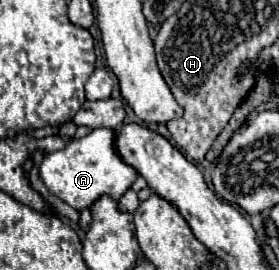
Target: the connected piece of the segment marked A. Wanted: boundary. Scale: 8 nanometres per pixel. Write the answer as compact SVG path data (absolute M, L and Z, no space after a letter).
M93 129L83 139L71 139L61 151L47 153L39 165L39 177L61 201L71 205L73 209L89 209L93 201L101 195L111 195L119 199L131 183L137 179L137 171L123 163L123 159L115 151L115 131L111 129Z

